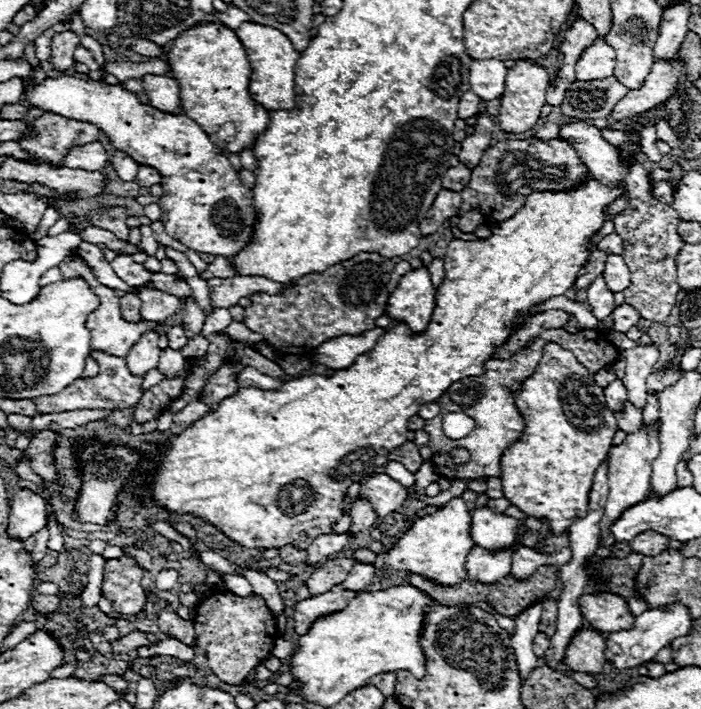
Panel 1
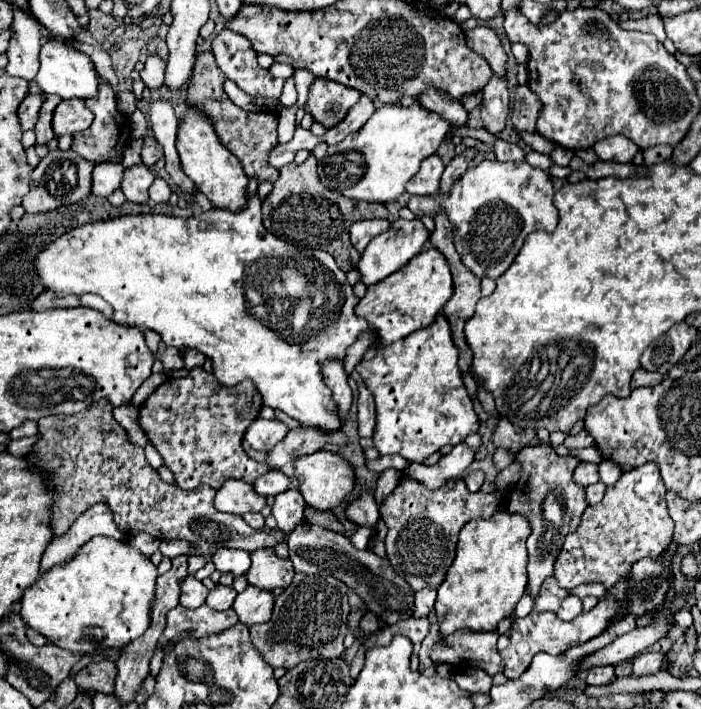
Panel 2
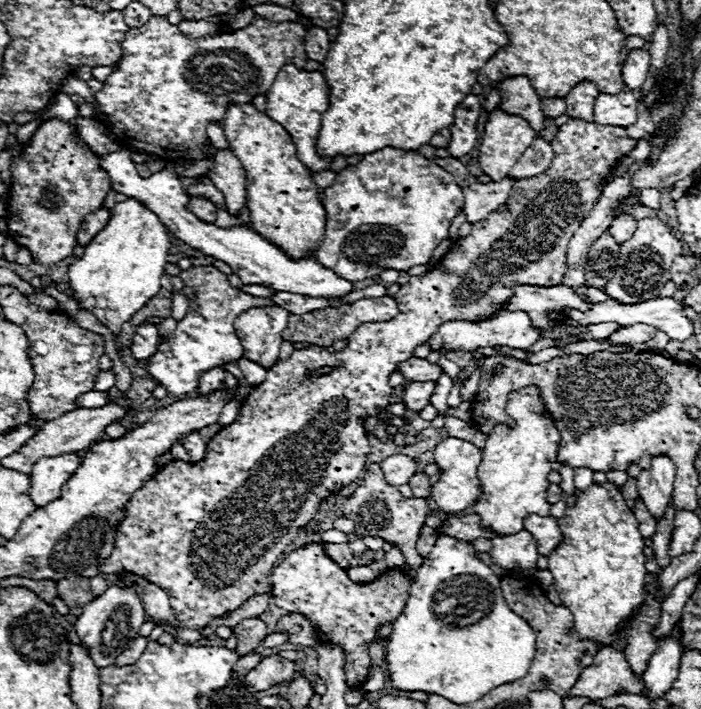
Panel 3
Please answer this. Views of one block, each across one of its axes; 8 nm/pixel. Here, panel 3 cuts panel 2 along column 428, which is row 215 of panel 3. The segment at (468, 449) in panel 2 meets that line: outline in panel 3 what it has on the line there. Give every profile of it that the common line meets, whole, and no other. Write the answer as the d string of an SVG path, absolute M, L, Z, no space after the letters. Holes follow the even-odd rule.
M434 158L446 172L454 174L454 180L464 190L464 214L470 224L482 222L488 218L490 212L494 212L498 206L506 204L510 196L510 188L514 186L514 180L504 178L502 182L478 182L466 166L456 158Z

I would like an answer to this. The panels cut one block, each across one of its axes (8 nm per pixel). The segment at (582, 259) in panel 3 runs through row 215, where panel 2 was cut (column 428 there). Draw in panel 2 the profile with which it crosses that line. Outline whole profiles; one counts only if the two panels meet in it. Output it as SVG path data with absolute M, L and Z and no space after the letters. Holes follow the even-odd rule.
M424 588L420 592L416 592L416 600L414 600L414 618L426 618L432 608L434 608L434 600L436 600L436 590Z

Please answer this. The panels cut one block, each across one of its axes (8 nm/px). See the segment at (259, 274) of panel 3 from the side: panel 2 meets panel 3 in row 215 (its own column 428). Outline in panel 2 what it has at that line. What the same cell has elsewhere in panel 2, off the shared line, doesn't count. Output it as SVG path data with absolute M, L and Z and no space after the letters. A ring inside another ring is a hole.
M432 154L432 158L424 158L424 162L420 164L420 170L416 174L416 178L412 178L406 186L406 190L410 194L436 194L438 186L440 186L440 176L444 172L444 164L442 158L438 154Z

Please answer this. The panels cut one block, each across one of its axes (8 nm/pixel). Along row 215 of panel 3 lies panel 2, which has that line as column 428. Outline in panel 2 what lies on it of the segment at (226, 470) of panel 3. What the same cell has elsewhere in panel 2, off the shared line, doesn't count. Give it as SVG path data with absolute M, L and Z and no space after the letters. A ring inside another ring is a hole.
M462 478L450 480L440 490L428 490L414 480L402 480L380 508L388 526L386 552L392 568L412 586L412 592L438 588L454 562L460 528L476 518L492 518L498 508L496 492L470 492Z

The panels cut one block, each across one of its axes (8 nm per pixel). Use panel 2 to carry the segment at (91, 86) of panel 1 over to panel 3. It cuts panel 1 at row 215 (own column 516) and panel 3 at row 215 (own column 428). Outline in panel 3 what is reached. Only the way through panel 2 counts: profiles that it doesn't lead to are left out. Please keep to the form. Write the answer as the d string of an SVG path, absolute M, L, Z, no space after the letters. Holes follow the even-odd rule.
M190 196L188 210L190 210L192 214L196 214L198 218L202 218L204 222L214 222L214 220L216 220L216 204L210 202L208 198Z

